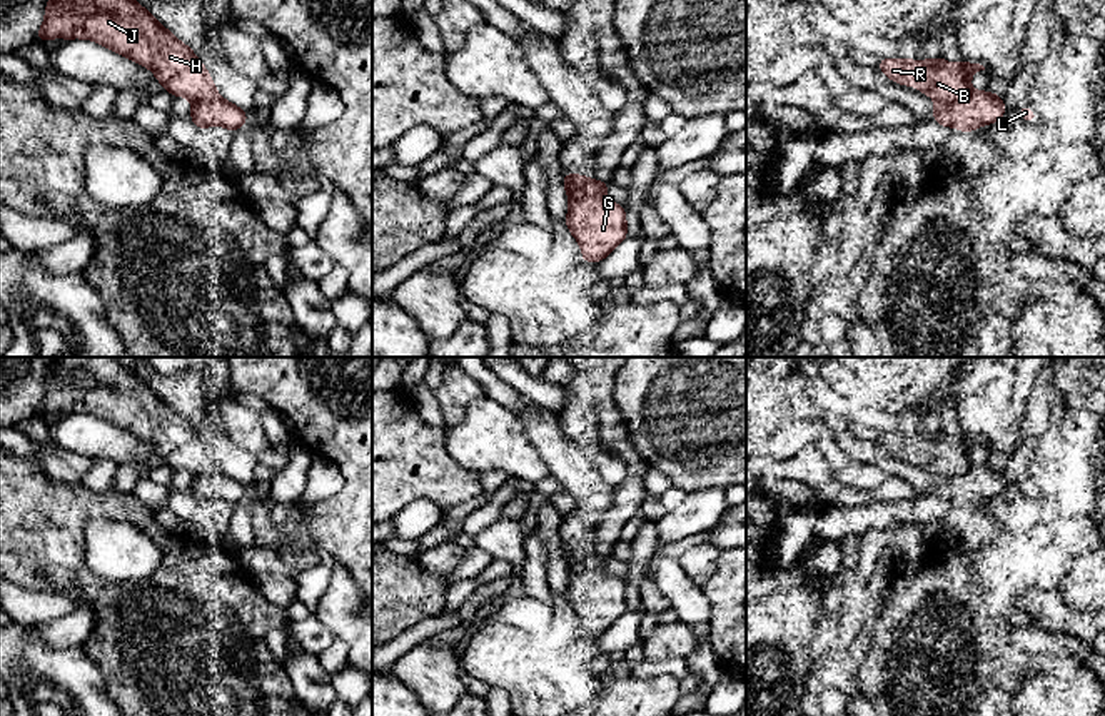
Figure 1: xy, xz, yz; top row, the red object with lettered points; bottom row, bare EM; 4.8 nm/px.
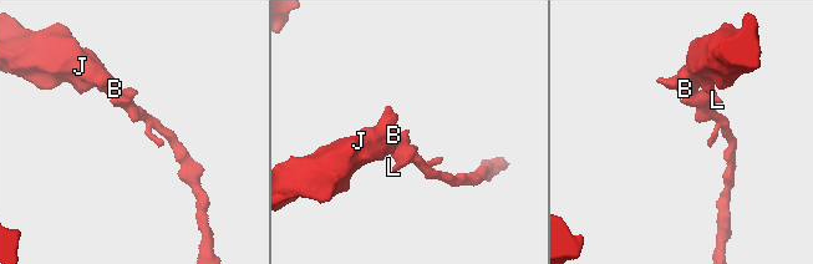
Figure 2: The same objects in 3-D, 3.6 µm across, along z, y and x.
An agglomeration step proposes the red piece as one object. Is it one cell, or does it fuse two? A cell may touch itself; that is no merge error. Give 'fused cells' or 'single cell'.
fused cells

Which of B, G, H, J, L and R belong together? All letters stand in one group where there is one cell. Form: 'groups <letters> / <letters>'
groups B H J R / G L

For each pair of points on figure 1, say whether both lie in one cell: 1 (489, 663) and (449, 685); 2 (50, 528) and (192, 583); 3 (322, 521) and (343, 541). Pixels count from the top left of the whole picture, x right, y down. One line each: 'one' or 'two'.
1: two
2: one
3: one

